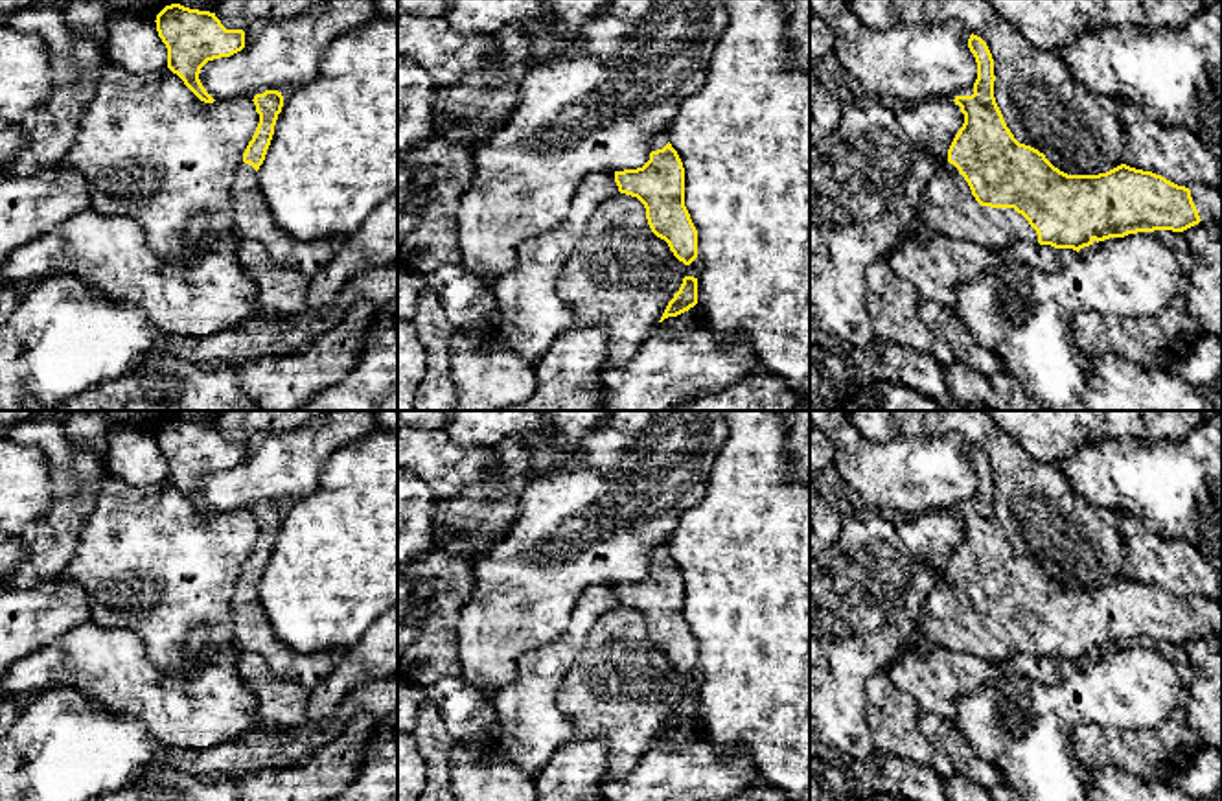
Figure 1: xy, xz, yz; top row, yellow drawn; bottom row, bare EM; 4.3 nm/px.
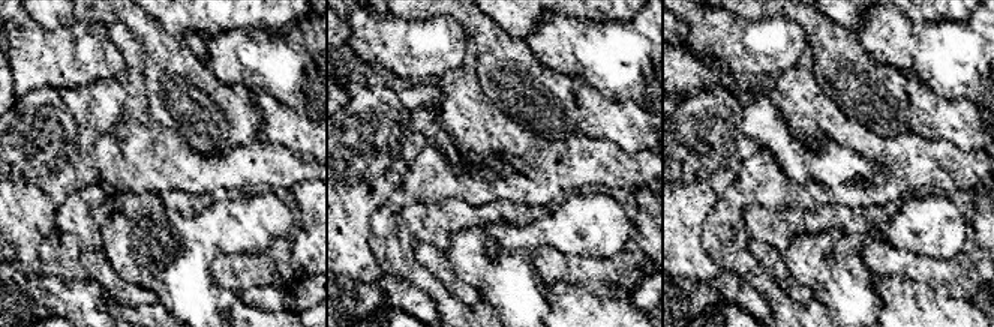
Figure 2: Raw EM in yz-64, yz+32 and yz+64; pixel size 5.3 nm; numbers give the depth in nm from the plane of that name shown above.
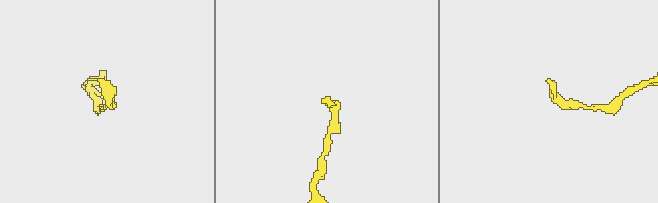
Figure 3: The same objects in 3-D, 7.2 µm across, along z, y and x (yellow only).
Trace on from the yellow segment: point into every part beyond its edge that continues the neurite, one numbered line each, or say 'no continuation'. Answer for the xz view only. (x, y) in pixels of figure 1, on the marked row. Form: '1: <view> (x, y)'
1: xz (659, 140)

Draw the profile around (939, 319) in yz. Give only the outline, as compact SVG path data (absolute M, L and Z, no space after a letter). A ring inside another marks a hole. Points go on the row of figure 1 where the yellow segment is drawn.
M920 300L918 317L931 333L950 344L957 361L964 366L981 372L986 377L1007 370L992 352L974 342L953 308L937 300Z

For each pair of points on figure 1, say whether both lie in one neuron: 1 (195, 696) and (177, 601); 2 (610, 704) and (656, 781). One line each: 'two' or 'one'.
1: two
2: two

